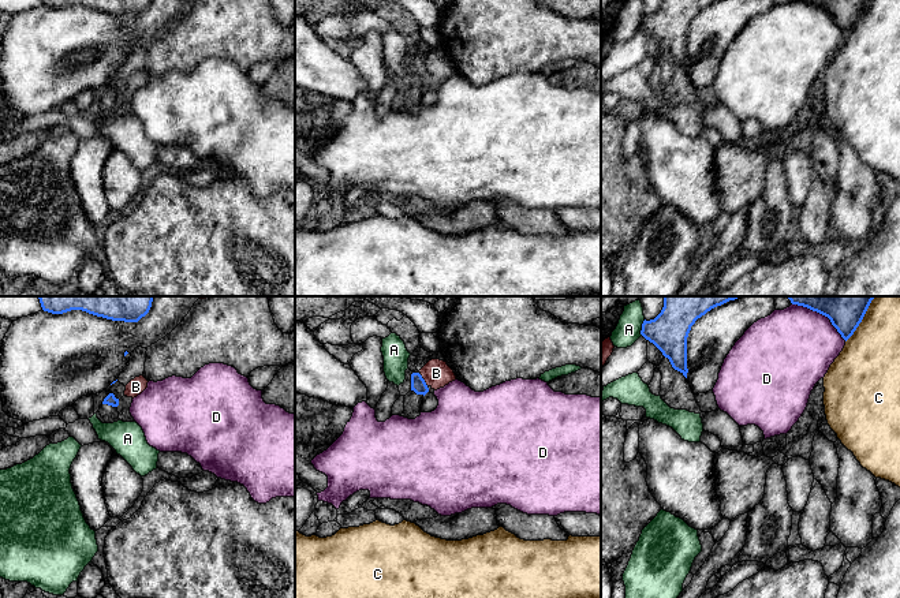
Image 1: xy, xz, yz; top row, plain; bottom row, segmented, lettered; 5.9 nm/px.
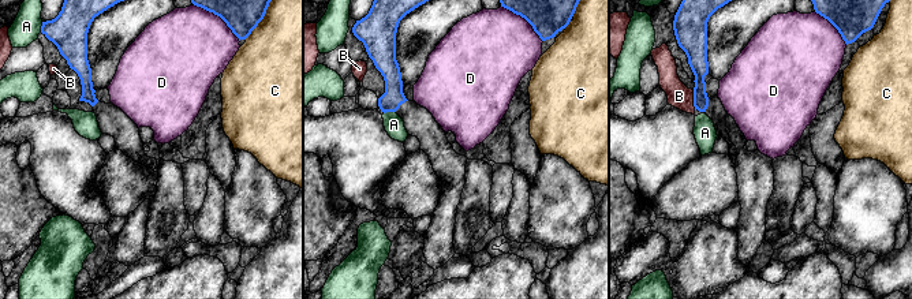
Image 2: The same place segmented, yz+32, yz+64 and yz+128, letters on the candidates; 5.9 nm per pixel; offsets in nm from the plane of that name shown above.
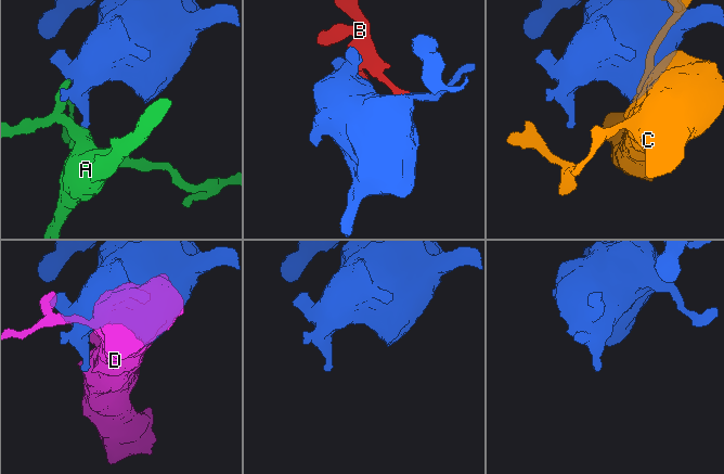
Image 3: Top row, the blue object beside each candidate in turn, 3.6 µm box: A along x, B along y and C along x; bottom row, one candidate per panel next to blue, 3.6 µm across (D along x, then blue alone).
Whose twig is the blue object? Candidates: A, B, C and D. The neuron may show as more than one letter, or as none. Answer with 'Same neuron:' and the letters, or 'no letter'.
Same neuron: no letter

